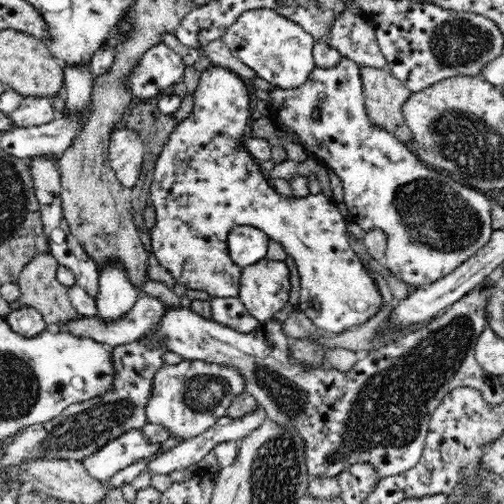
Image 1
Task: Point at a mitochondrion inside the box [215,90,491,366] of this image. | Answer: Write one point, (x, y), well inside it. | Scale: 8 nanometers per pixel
(433, 214)

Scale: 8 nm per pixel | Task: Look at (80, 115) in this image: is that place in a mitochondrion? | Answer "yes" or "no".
no

